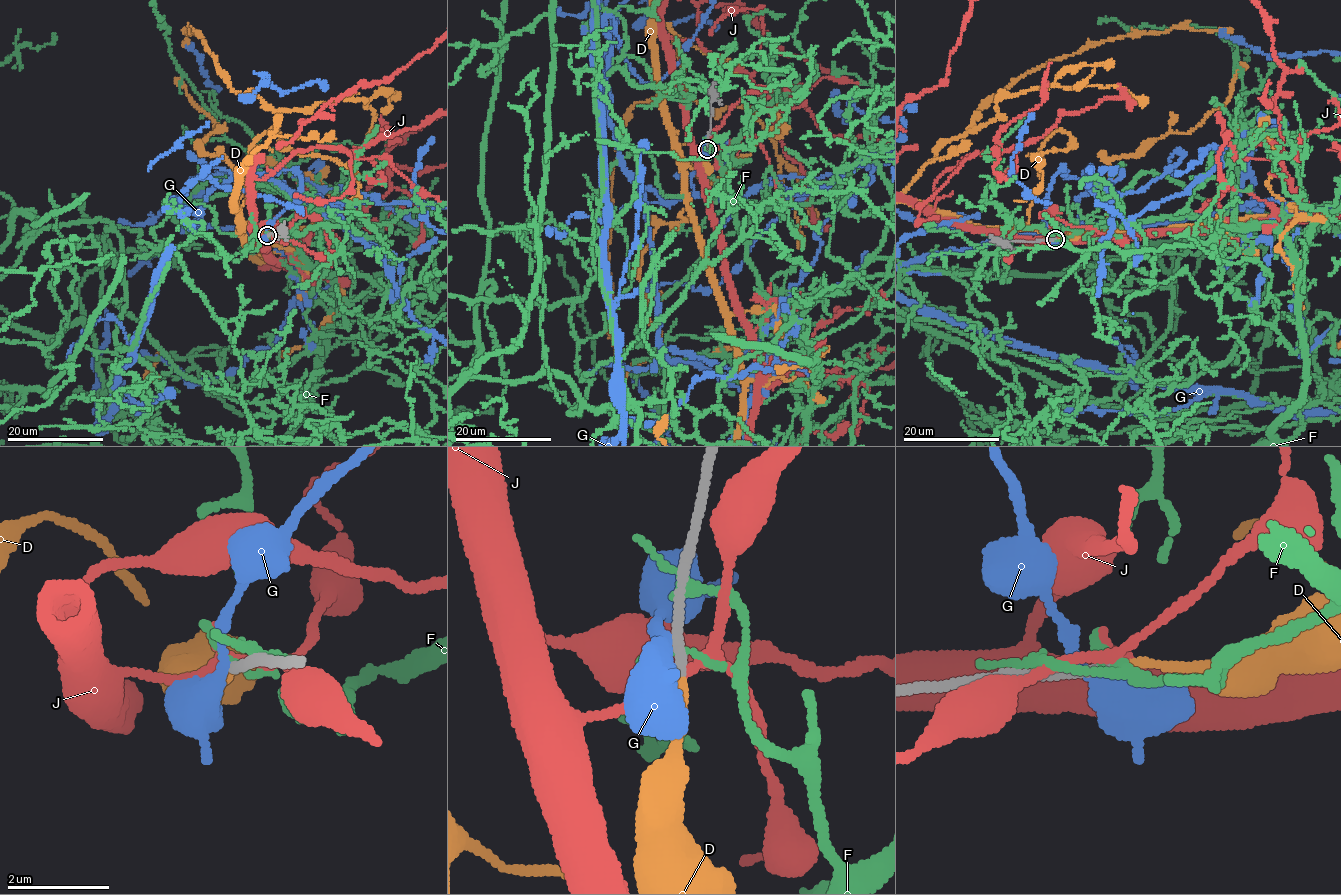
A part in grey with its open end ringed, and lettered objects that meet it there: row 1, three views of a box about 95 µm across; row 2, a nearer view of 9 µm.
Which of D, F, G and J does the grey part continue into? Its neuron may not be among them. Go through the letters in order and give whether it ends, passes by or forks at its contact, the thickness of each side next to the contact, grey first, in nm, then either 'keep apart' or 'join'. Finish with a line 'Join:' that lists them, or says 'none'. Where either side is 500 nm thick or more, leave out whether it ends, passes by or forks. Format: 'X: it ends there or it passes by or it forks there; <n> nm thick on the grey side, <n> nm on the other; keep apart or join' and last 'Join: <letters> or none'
D: it ends there; 190 nm thick on the grey side, 160 nm on the other; join
F: it ends there; 200 nm thick on the grey side, 160 nm on the other; keep apart
G: it passes by; 220 nm thick on the grey side, 320 nm on the other; keep apart
J: it forks there; 200 nm thick on the grey side, 200 nm on the other; keep apart
Join: D

